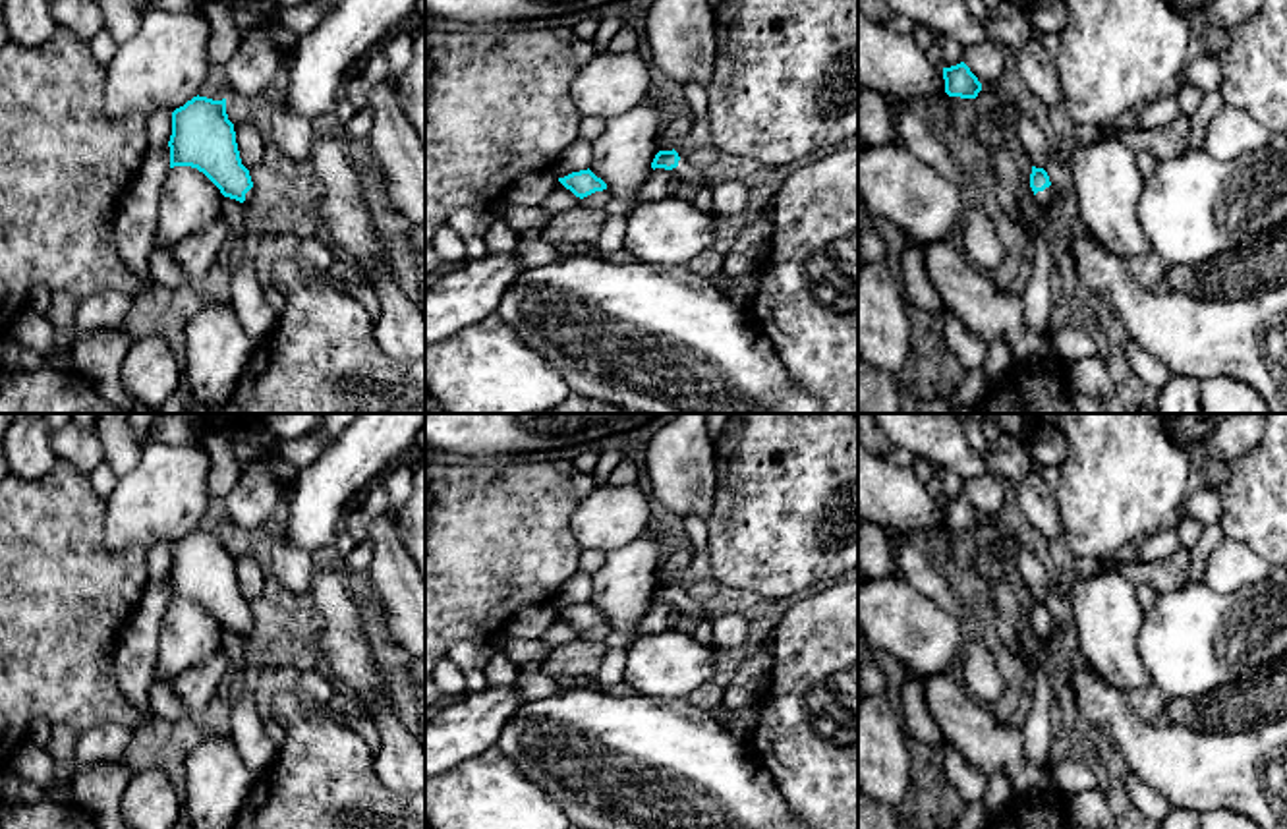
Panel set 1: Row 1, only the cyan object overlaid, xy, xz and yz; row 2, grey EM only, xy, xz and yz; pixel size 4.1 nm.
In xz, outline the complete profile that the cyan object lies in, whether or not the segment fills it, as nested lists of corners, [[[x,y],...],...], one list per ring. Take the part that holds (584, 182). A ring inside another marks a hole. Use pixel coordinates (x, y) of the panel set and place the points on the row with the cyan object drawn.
[[[589,168],[558,178],[558,182],[580,199],[595,191],[607,189],[607,184],[601,178],[597,178]]]

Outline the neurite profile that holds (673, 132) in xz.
[[[678,118],[674,122],[663,124],[657,151],[672,151],[676,143],[690,133],[692,126],[692,118]]]

